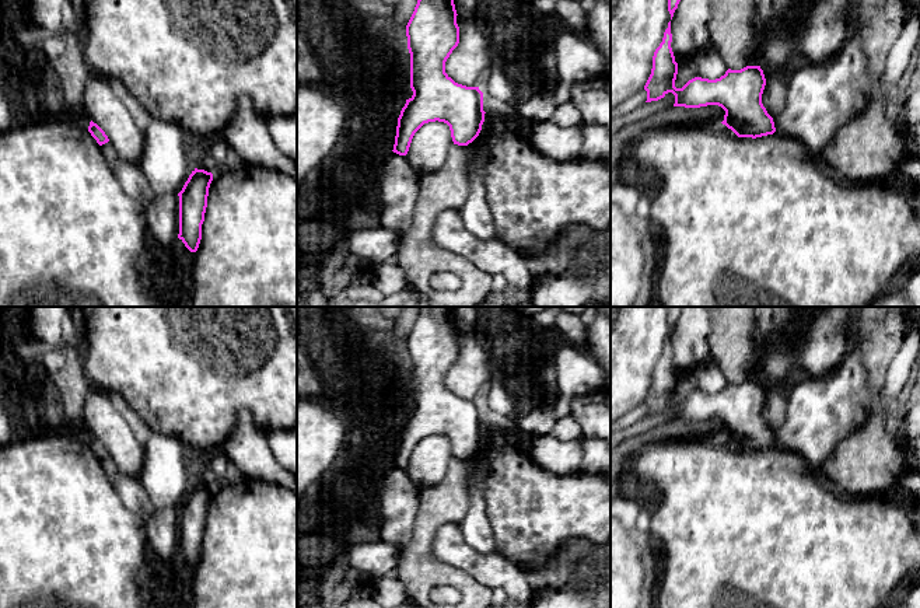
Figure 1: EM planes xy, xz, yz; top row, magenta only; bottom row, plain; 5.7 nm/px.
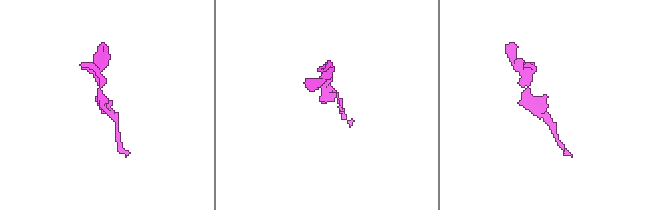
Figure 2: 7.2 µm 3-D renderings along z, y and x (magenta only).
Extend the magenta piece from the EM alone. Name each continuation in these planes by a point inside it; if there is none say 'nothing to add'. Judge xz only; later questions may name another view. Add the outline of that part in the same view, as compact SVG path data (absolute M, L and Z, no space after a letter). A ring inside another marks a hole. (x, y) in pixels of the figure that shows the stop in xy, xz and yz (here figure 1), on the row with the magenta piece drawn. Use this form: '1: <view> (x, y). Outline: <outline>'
nothing to add

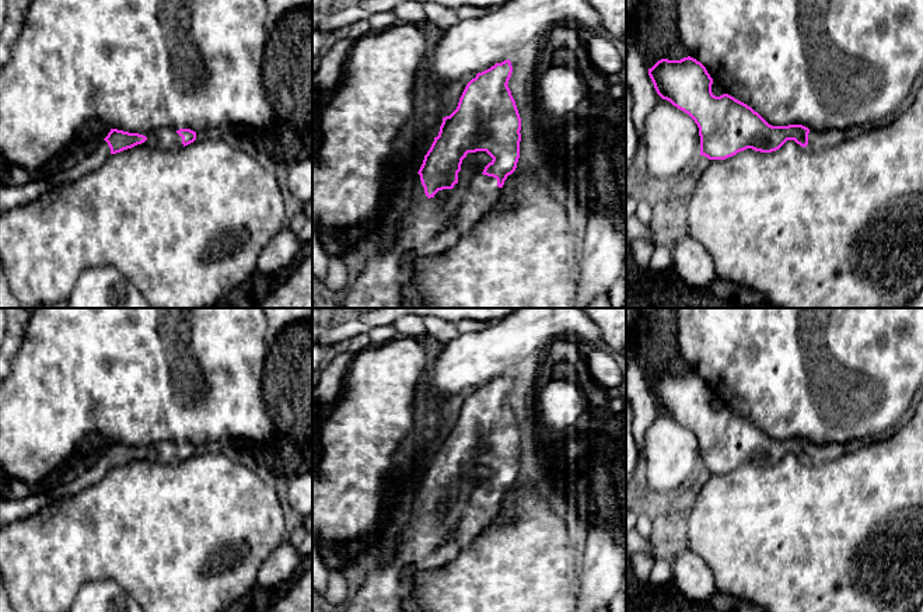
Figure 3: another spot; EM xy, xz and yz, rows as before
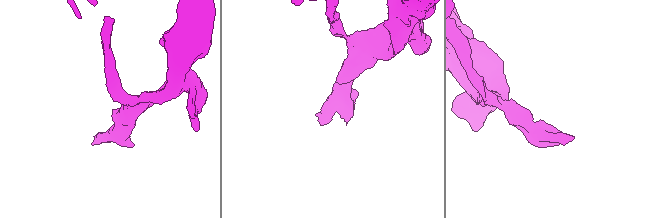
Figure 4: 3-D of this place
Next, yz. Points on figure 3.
1: yz (817, 140). Outline: M810 130L807 148L817 151L838 146L846 139L847 137L845 134L845 130L829 130L829 132Z

